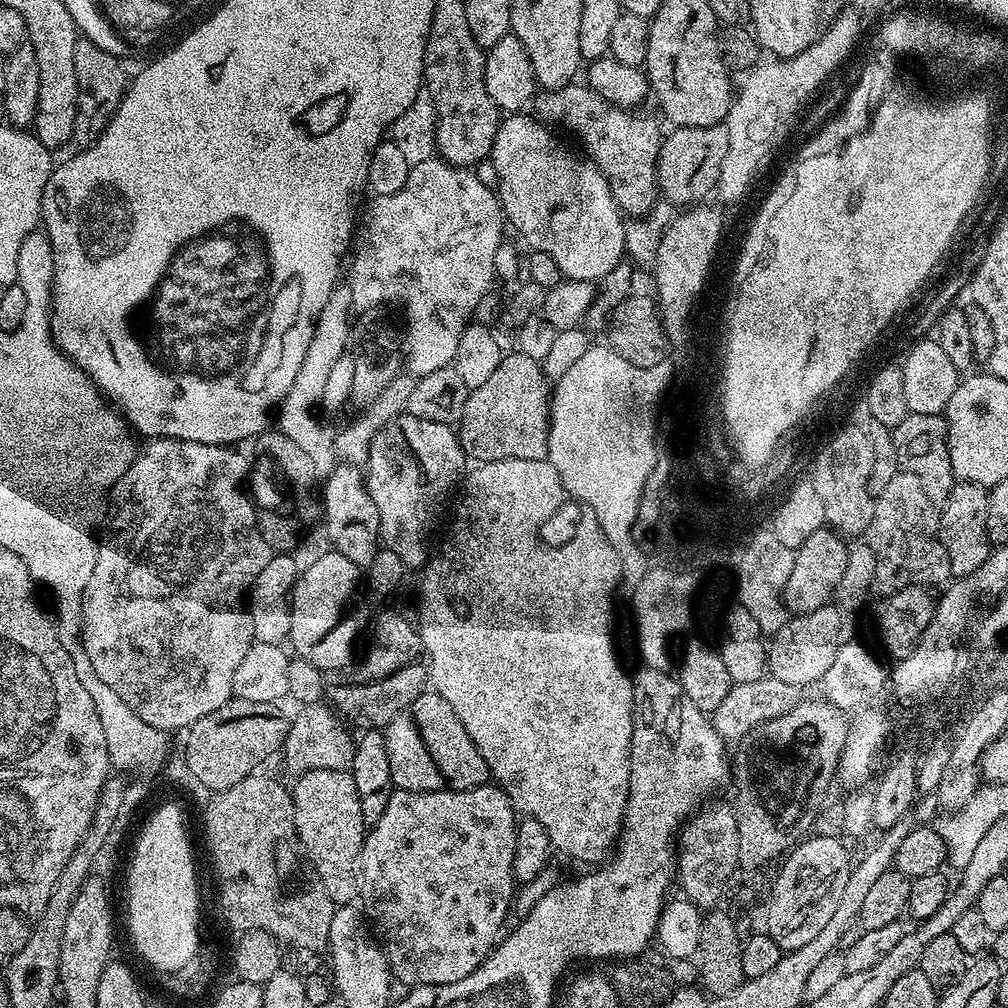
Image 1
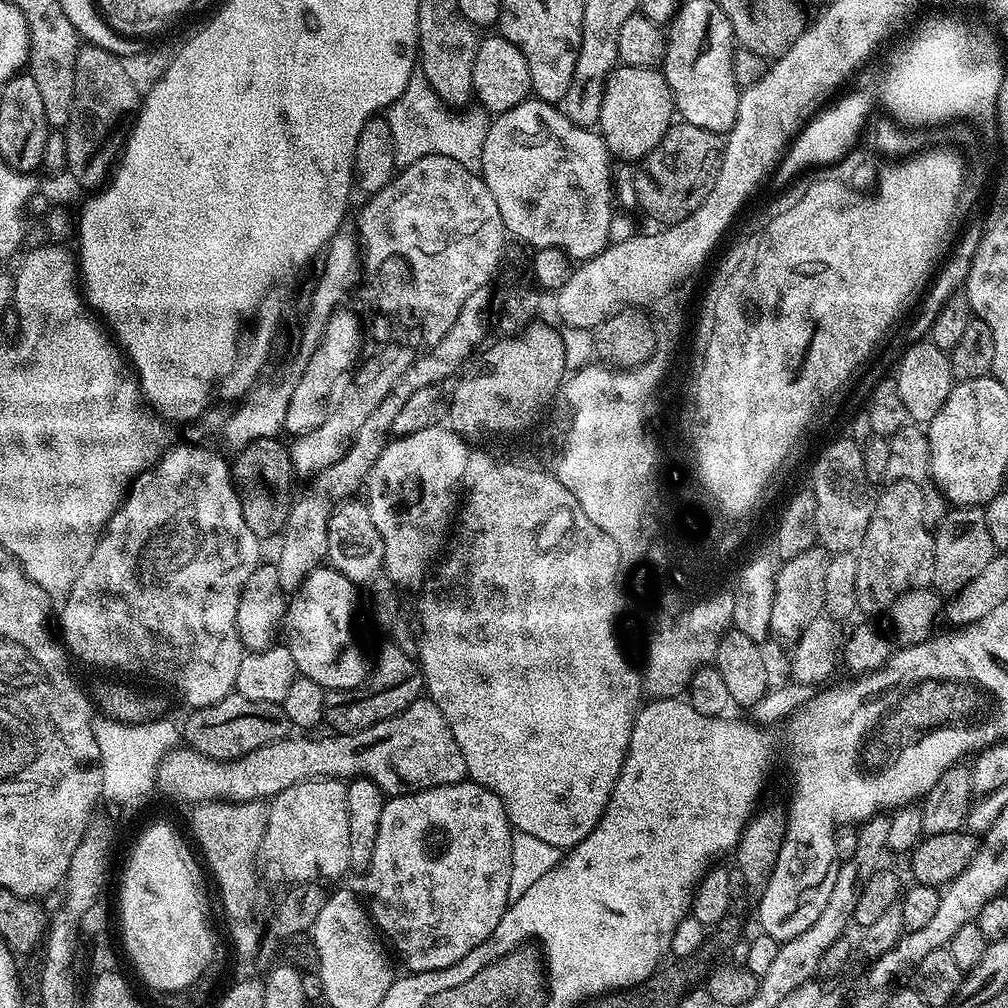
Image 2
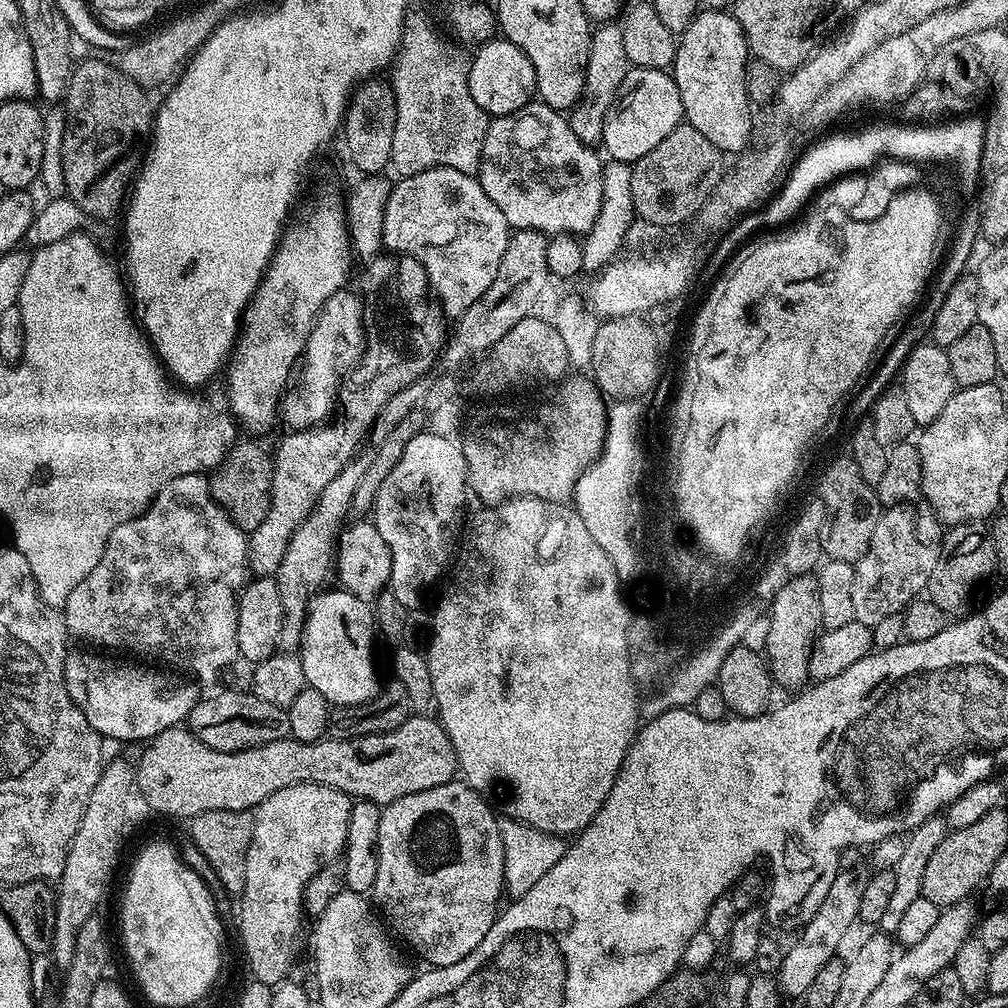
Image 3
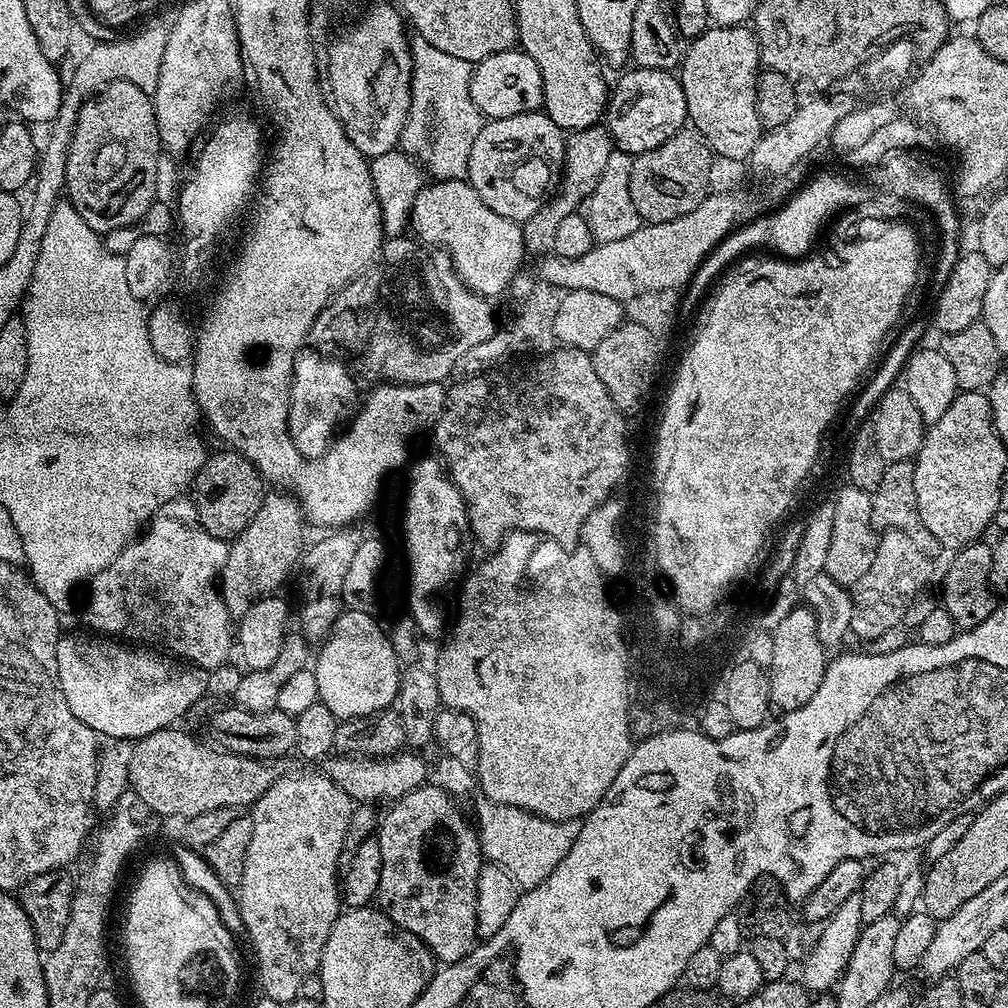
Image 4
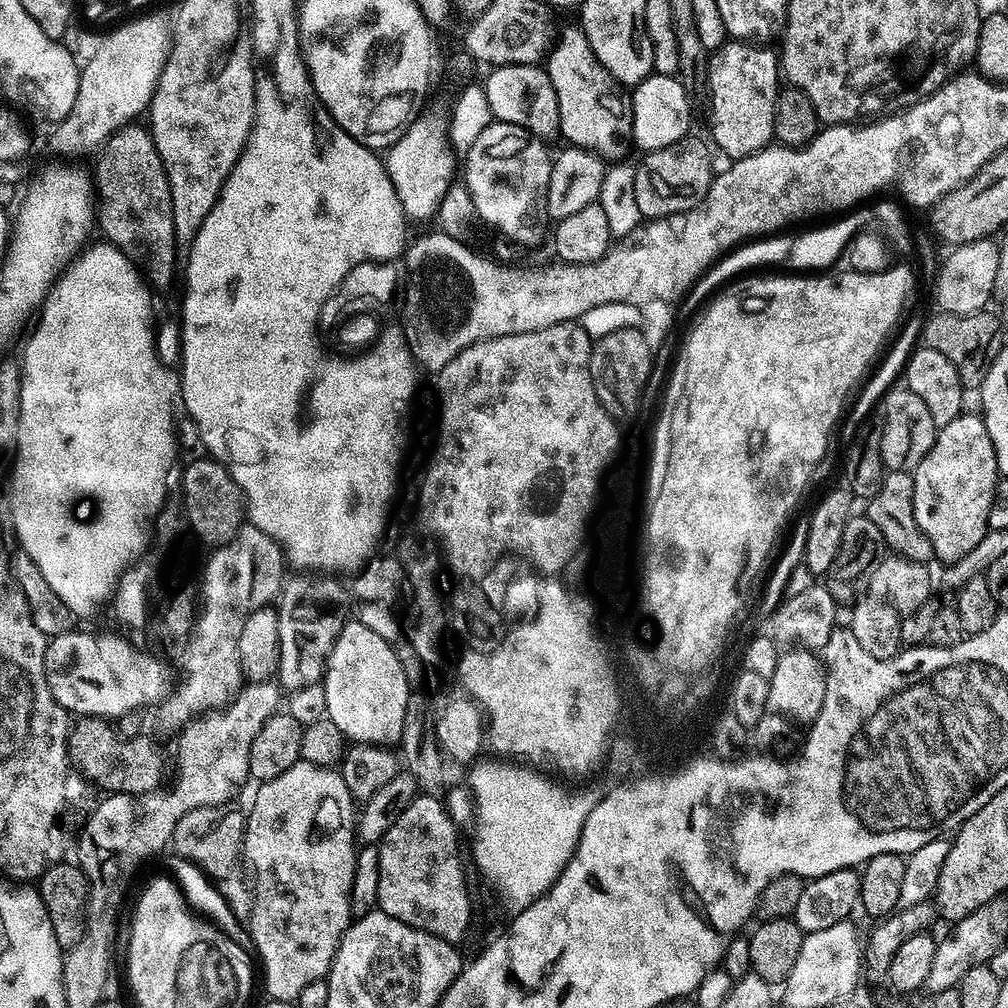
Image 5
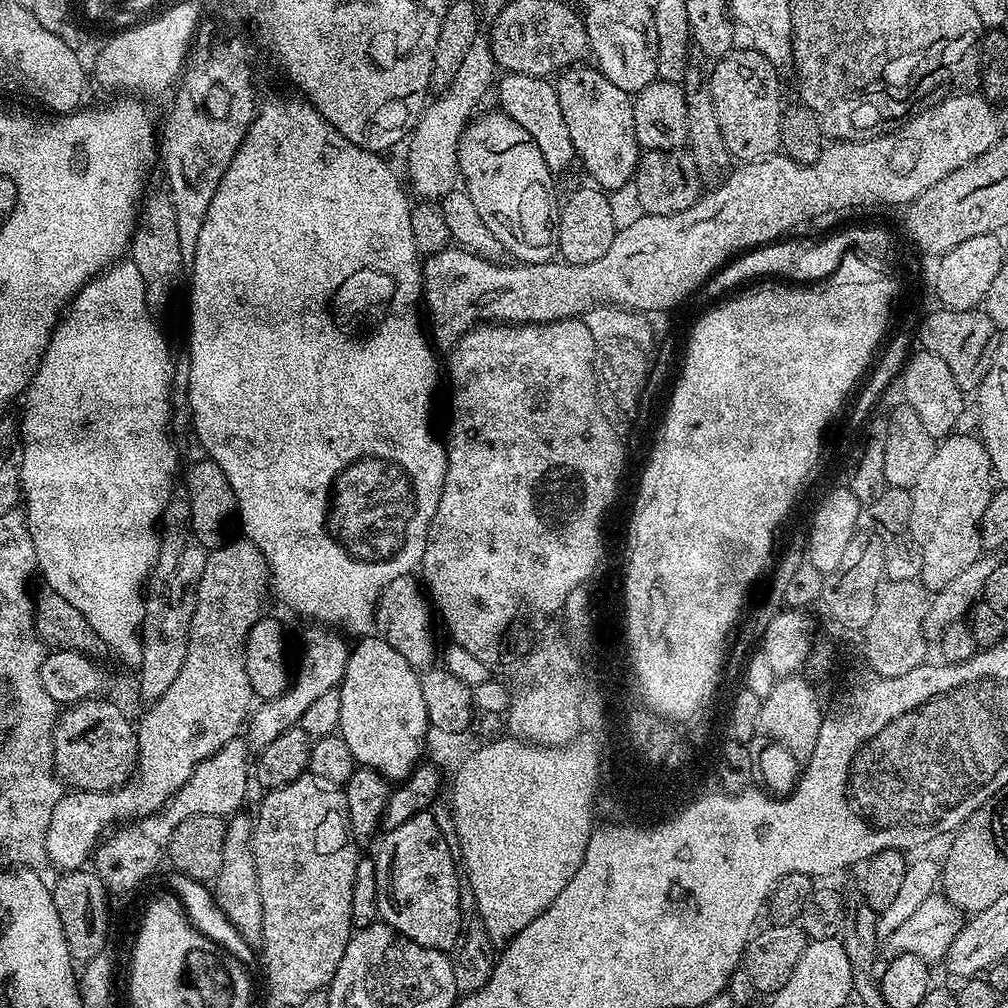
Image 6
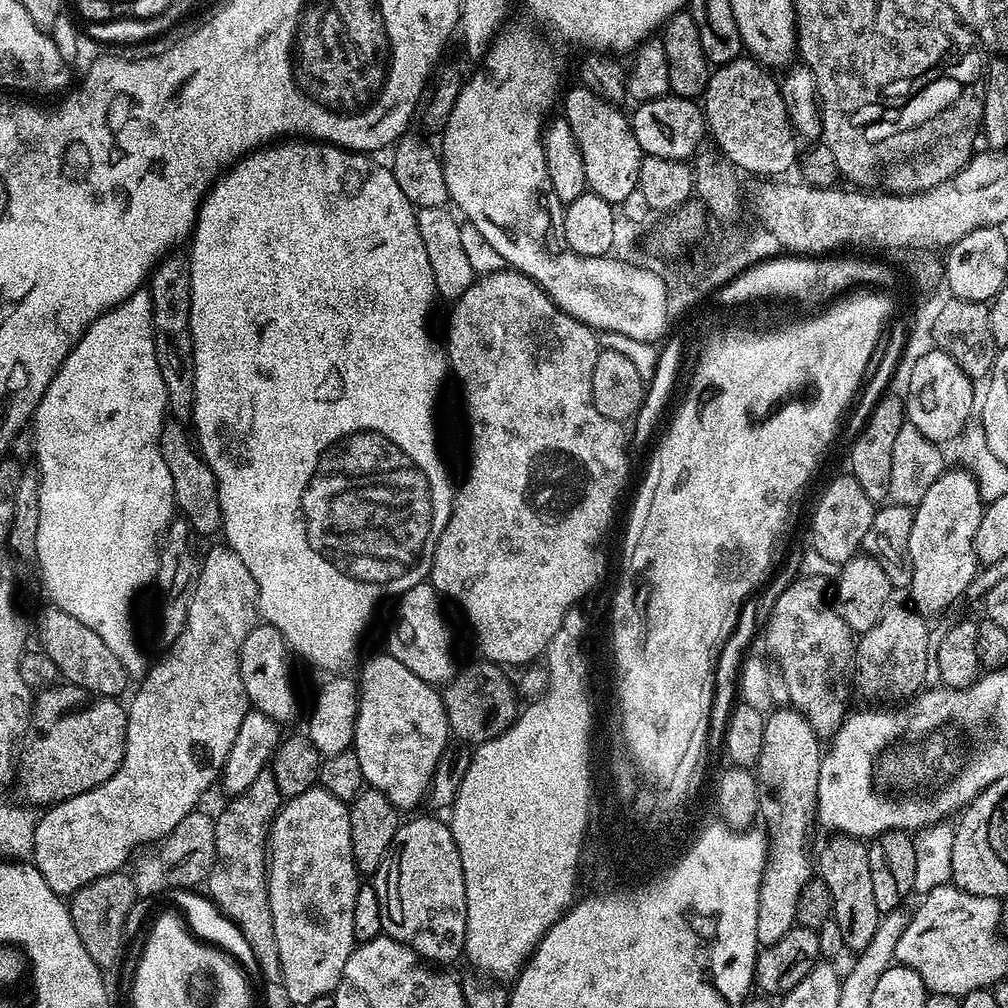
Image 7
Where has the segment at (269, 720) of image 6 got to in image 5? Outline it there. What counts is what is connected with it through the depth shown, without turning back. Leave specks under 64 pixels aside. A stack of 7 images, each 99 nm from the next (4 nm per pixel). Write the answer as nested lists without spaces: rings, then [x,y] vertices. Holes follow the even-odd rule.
[[[304,570],[300,576],[289,575],[278,593],[278,642],[280,643],[279,685],[291,694],[300,688],[323,681],[324,668],[328,665],[330,650],[338,642],[346,623],[344,603],[349,593],[335,580],[335,575]]]

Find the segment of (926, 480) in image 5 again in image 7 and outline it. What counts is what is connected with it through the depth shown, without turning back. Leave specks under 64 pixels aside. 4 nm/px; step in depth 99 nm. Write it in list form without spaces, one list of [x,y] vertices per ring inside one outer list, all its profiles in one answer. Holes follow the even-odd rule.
[[[960,466],[949,467],[926,490],[920,503],[915,505],[912,517],[914,526],[910,526],[910,546],[908,558],[912,568],[912,600],[911,607],[915,608],[925,618],[936,618],[948,606],[955,602],[960,595],[967,593],[972,580],[978,571],[978,561],[974,550],[974,534],[978,530],[978,522],[982,522],[985,502],[981,499],[979,484],[972,473]]]

